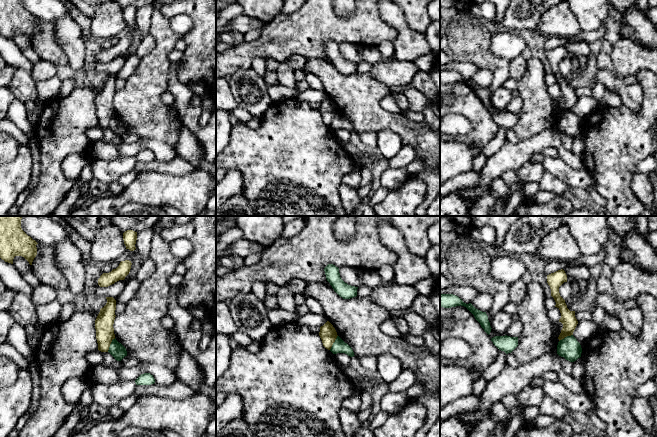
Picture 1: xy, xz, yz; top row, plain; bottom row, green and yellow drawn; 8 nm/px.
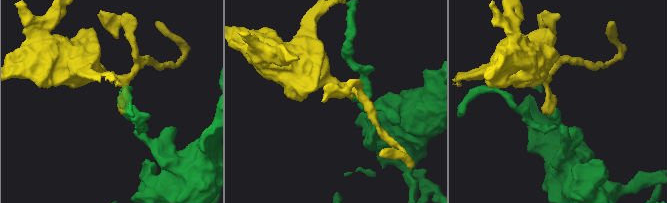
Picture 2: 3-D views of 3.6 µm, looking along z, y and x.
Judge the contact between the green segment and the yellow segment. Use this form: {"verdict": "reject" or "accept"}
{"verdict": "reject"}

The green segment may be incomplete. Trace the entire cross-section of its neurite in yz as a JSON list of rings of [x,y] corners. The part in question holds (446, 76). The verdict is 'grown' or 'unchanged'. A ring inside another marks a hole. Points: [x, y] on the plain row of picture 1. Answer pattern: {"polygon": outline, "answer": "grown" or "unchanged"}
{"polygon": [[[440,70],[440,83],[451,84],[456,82],[466,83],[475,93],[475,95],[480,99],[484,107],[489,111],[491,108],[490,98],[486,88],[482,88],[476,85],[471,79],[466,80],[458,72],[453,70]]], "answer": "unchanged"}

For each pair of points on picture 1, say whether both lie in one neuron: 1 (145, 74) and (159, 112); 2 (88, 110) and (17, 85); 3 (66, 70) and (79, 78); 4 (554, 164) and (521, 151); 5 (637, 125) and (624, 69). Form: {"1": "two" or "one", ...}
{"1": "one", "2": "two", "3": "one", "4": "two", "5": "two"}

